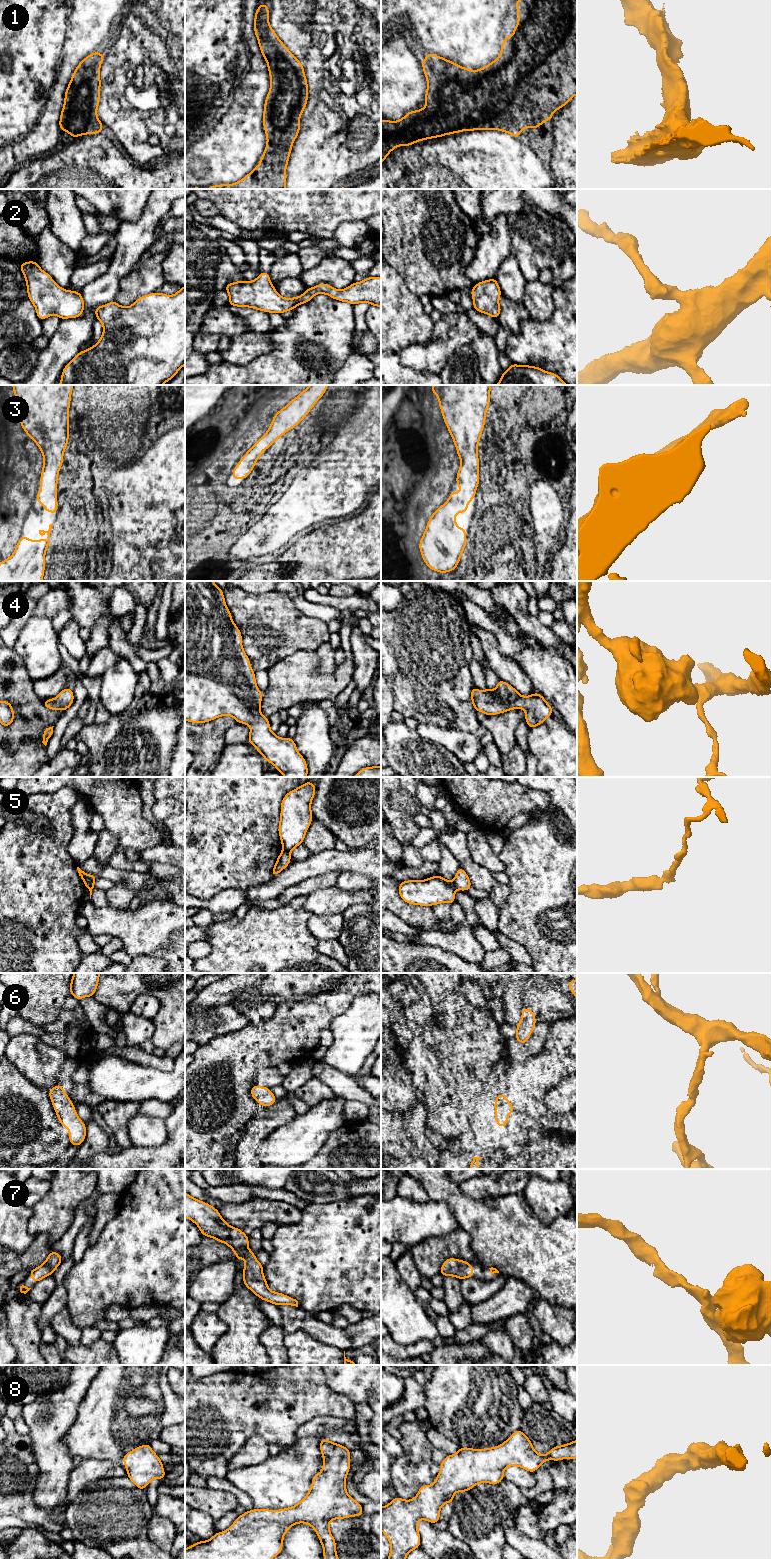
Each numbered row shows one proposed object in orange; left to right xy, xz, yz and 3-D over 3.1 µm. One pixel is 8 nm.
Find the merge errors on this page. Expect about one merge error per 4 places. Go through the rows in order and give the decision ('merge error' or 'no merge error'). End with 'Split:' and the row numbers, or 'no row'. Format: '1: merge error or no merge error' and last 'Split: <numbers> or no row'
1: no merge error
2: no merge error
3: no merge error
4: no merge error
5: merge error
6: no merge error
7: no merge error
8: no merge error
Split: 5

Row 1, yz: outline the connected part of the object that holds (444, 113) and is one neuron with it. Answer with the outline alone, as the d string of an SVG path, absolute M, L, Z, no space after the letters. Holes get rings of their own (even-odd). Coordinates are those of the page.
M517 0L515 8L518 10L517 25L513 28L513 36L506 35L501 44L500 55L491 63L479 70L464 68L455 62L437 56L433 53L426 53L426 59L421 60L424 75L427 80L425 94L425 108L416 111L409 111L398 121L381 120L381 164L389 153L398 146L410 146L416 142L442 137L462 131L474 130L499 130L506 132L515 138L524 128L540 128L544 121L551 121L553 113L569 103L574 95L577 95L577 0Z

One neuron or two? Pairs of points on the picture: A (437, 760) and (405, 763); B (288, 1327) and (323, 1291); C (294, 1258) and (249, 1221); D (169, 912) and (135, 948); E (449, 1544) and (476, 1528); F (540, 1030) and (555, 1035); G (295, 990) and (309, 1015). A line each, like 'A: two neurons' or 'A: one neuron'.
A: one neuron
B: two neurons
C: two neurons
D: one neuron
E: two neurons
F: two neurons
G: two neurons

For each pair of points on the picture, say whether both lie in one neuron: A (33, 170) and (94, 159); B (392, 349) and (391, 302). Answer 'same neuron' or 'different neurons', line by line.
A: same neuron
B: same neuron

